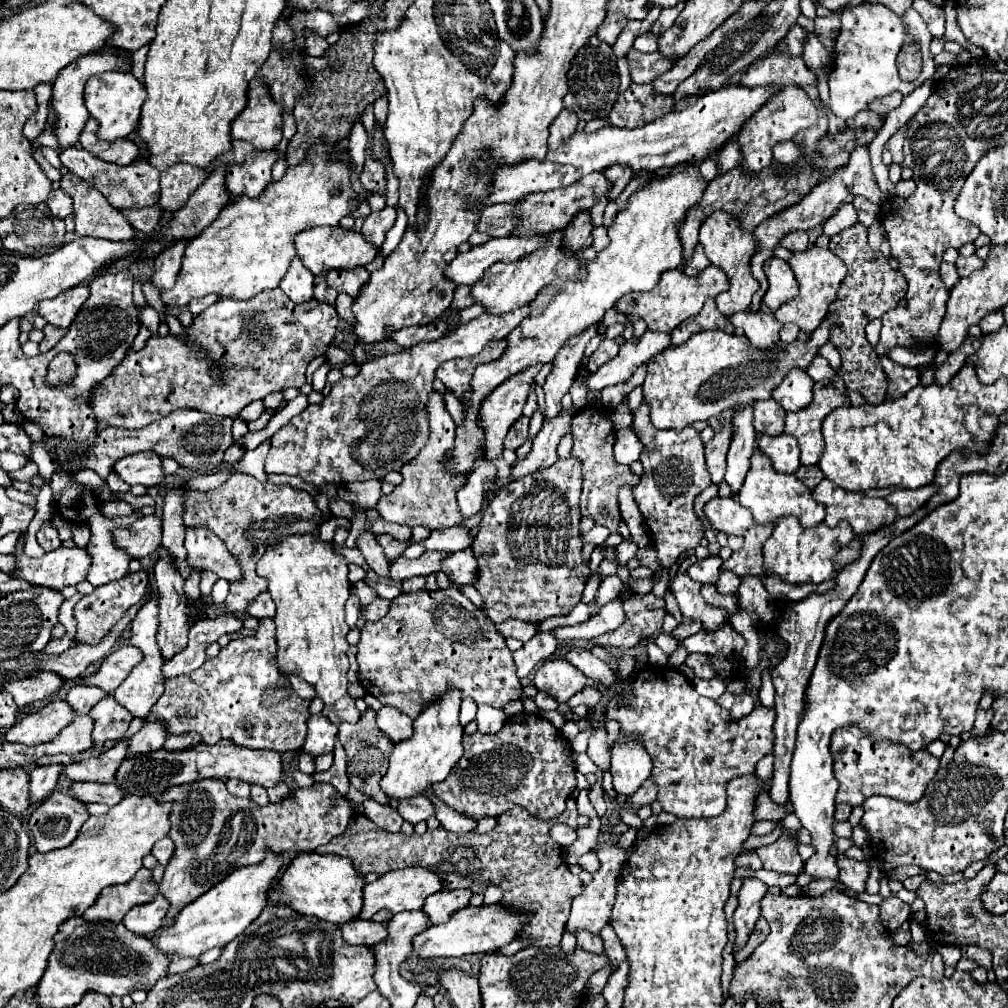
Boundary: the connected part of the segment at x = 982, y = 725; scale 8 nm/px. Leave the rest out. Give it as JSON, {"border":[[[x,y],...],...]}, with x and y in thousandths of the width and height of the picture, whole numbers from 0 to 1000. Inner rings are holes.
{"border":[[[970,701],[968,705],[968,717],[966,717],[966,723],[964,723],[964,731],[974,731],[974,727],[980,723],[982,715],[984,715],[984,703],[982,705],[976,705]]]}

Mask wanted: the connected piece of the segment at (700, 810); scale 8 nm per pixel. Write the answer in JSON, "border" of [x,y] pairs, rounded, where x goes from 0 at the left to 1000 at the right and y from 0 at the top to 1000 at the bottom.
{"border":[[[647,662],[633,666],[627,674],[629,695],[621,701],[615,699],[615,693],[621,691],[621,686],[611,684],[603,686],[605,697],[601,711],[615,717],[619,727],[635,727],[639,733],[639,741],[649,755],[647,775],[653,779],[653,795],[657,803],[675,811],[675,813],[700,813],[712,811],[720,803],[720,779],[724,773],[748,767],[750,757],[766,747],[768,741],[768,701],[750,701],[742,711],[724,717],[722,705],[716,703],[708,693],[700,693],[690,688],[688,680],[675,670],[671,664],[663,662]]]}

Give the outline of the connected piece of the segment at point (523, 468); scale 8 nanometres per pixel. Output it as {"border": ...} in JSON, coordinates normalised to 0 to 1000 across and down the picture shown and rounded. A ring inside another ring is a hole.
{"border":[[[565,404],[563,408],[558,406],[558,410],[546,418],[540,418],[536,430],[530,436],[528,447],[524,449],[524,453],[514,459],[512,463],[508,463],[508,473],[520,473],[524,469],[530,469],[534,465],[542,465],[548,459],[552,459],[552,443],[556,439],[556,436],[565,428],[565,418],[567,414],[573,410],[571,404]]]}

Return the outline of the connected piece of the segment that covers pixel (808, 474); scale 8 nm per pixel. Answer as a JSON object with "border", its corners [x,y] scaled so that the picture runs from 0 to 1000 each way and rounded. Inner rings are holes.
{"border":[[[794,461],[794,465],[790,467],[790,473],[804,485],[808,485],[815,475],[817,475],[817,469],[813,467],[812,461]]]}

